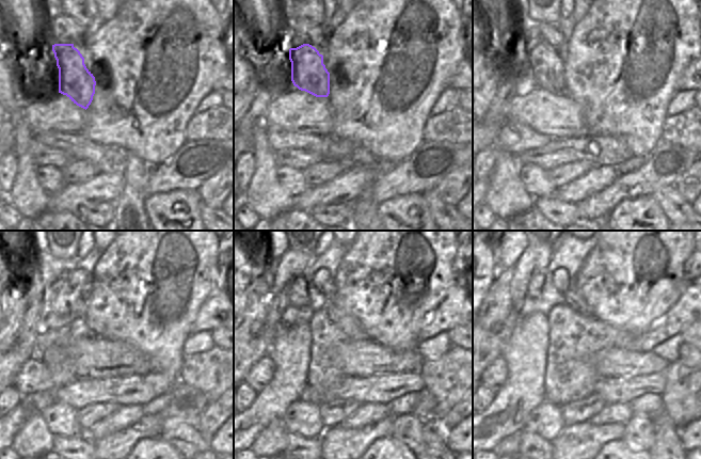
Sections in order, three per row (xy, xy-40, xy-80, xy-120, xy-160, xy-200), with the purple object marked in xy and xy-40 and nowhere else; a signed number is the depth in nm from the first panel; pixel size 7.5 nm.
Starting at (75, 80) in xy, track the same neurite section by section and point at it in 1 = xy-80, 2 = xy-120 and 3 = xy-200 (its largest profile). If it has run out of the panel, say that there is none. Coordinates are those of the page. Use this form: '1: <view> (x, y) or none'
1: xy-80 (545, 63)
2: xy-120 (61, 298)
3: xy-200 (536, 283)

